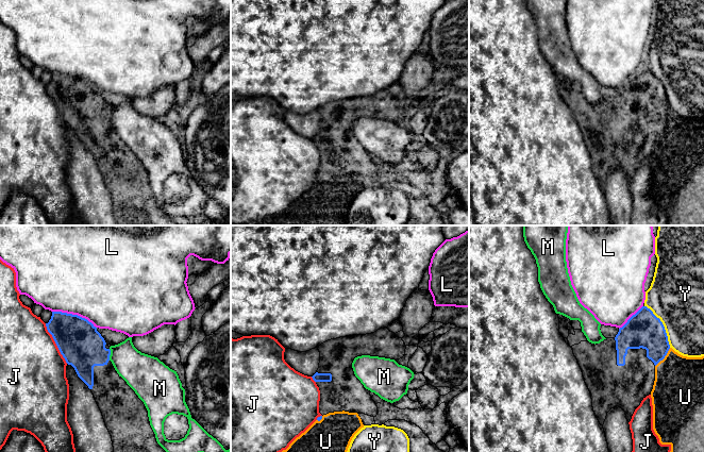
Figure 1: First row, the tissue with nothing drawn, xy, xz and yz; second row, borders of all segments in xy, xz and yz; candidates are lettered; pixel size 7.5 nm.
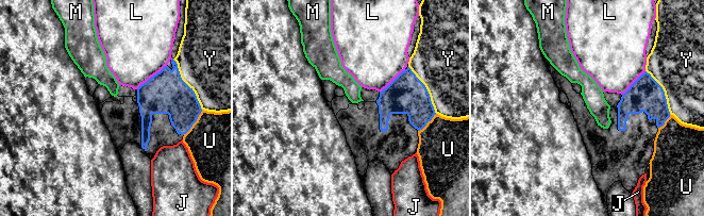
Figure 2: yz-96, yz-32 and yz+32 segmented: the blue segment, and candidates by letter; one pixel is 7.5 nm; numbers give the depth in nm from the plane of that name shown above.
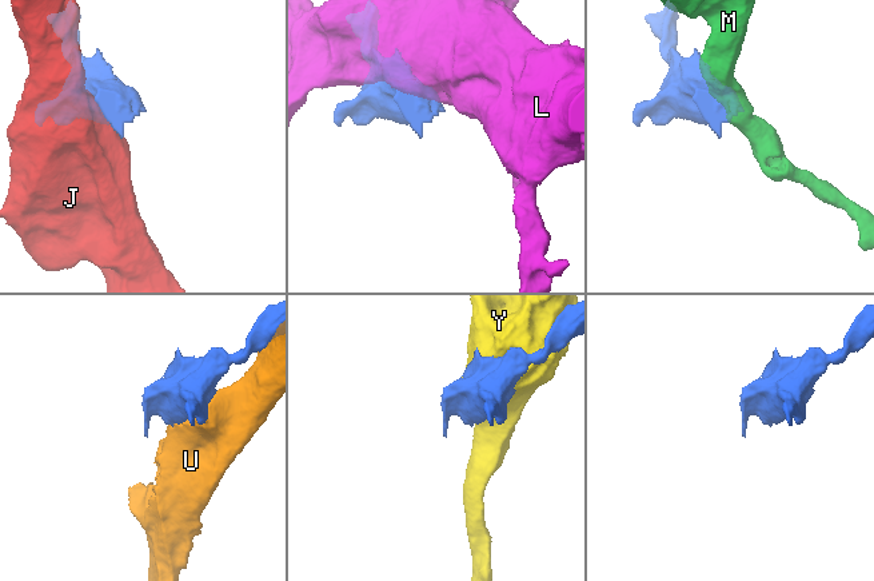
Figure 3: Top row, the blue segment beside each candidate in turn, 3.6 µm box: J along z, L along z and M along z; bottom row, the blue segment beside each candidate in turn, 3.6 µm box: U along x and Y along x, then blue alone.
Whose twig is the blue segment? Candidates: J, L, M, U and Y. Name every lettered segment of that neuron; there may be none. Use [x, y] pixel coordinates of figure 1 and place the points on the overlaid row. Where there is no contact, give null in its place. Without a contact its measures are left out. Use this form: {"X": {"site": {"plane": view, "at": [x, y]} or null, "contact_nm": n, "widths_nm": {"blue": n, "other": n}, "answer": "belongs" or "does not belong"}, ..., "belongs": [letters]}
{"J": {"site": {"plane": "xy", "at": [55, 342]}, "contact_nm": 340, "widths_nm": {"blue": 320, "other": 480}, "answer": "does not belong"}, "L": {"site": {"plane": "xy", "at": [74, 315]}, "contact_nm": 360, "widths_nm": {"blue": 320, "other": 480}, "answer": "does not belong"}, "M": {"site": {"plane": "xy", "at": [110, 354]}, "contact_nm": 90, "widths_nm": {"blue": 320, "other": 260}, "answer": "does not belong"}, "U": {"site": {"plane": "yz", "at": [664, 357]}, "contact_nm": 180, "widths_nm": {"blue": 260, "other": 380}, "answer": "does not belong"}, "Y": {"site": {"plane": "yz", "at": [663, 325]}, "contact_nm": 380, "widths_nm": {"blue": 280, "other": 420}, "answer": "does not belong"}, "belongs": []}

